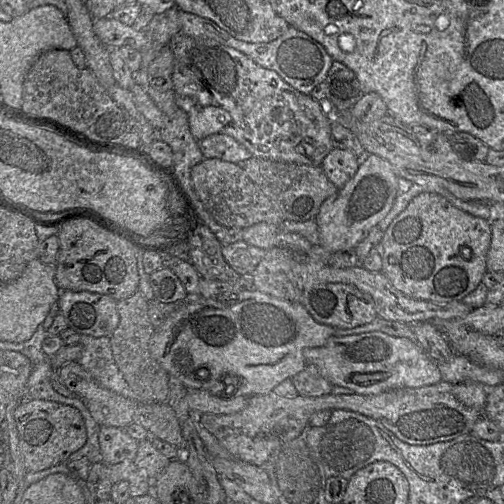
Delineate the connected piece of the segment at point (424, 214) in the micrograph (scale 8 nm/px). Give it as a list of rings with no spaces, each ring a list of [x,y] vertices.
[[[420,193],[389,224],[376,246],[382,258],[381,272],[395,289],[410,298],[433,303],[462,301],[481,284],[487,272],[490,224],[458,209],[439,194]]]

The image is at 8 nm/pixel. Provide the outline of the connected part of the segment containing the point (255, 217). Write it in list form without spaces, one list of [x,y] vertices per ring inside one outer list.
[[[204,158],[192,168],[191,181],[203,207],[219,224],[243,229],[266,222],[281,228],[284,217],[280,209],[251,181],[240,165],[218,158]]]

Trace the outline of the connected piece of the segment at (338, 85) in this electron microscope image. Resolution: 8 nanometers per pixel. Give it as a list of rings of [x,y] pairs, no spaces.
[[[334,61],[326,81],[329,103],[336,112],[347,112],[363,95],[354,72],[341,62]]]

